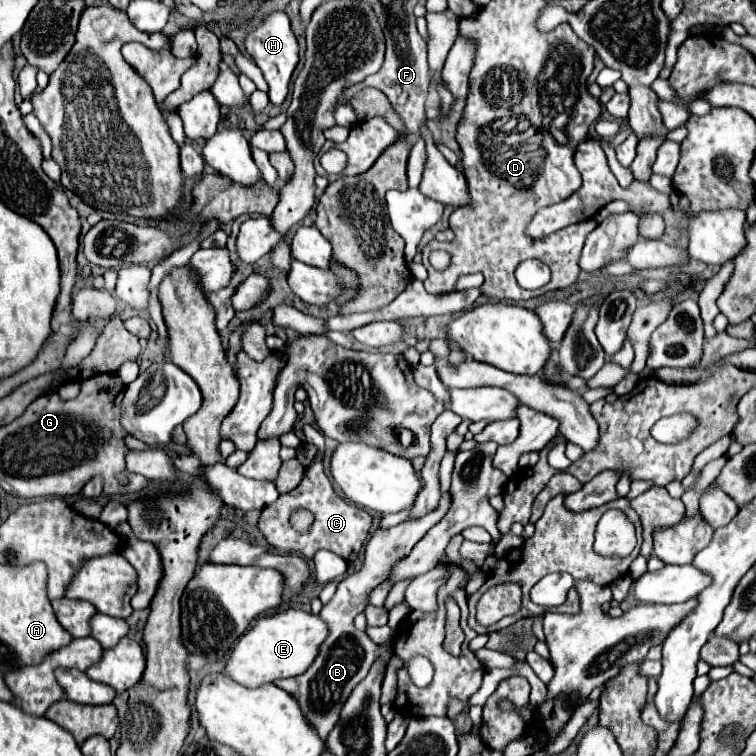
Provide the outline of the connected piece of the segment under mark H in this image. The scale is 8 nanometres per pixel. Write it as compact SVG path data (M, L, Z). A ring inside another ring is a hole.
M272 12L254 32L250 32L246 36L246 48L250 52L250 56L256 60L258 68L262 70L268 86L270 86L270 102L280 106L286 96L288 96L288 84L292 78L292 72L296 68L296 64L300 62L300 46L296 40L296 34L290 28L290 18L284 12Z

